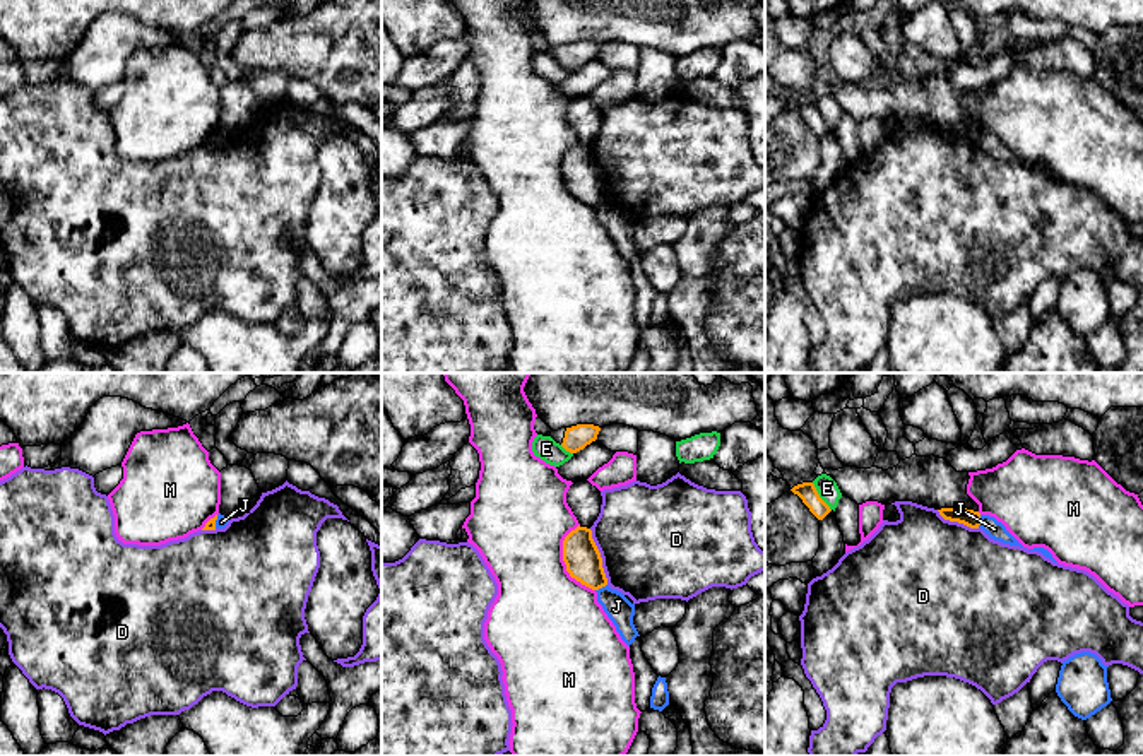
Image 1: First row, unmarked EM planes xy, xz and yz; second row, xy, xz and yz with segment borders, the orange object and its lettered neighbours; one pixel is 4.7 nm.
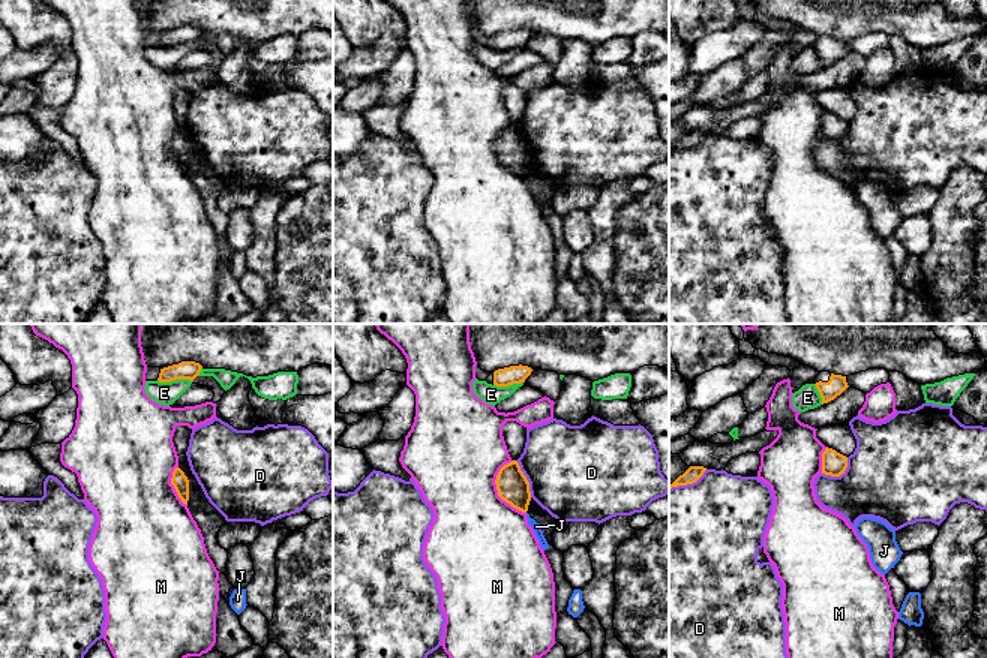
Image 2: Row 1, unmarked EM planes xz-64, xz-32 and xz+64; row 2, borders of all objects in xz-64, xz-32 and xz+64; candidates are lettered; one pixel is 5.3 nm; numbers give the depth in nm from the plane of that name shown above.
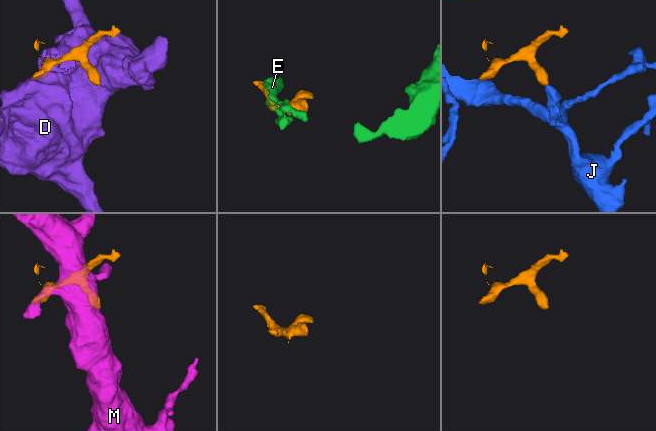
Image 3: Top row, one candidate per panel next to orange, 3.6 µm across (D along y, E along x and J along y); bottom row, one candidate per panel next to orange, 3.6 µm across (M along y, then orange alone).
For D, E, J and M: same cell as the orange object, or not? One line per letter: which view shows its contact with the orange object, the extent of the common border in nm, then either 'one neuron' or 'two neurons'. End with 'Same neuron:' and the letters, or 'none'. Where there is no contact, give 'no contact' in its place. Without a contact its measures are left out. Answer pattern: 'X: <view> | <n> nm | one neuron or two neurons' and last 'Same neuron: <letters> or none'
D: xz | 280 nm | two neurons
E: yz | 160 nm | two neurons
J: yz | 70 nm | two neurons
M: xz | 320 nm | two neurons
Same neuron: none

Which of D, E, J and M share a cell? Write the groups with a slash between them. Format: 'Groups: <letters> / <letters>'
Groups: D / E / J / M

